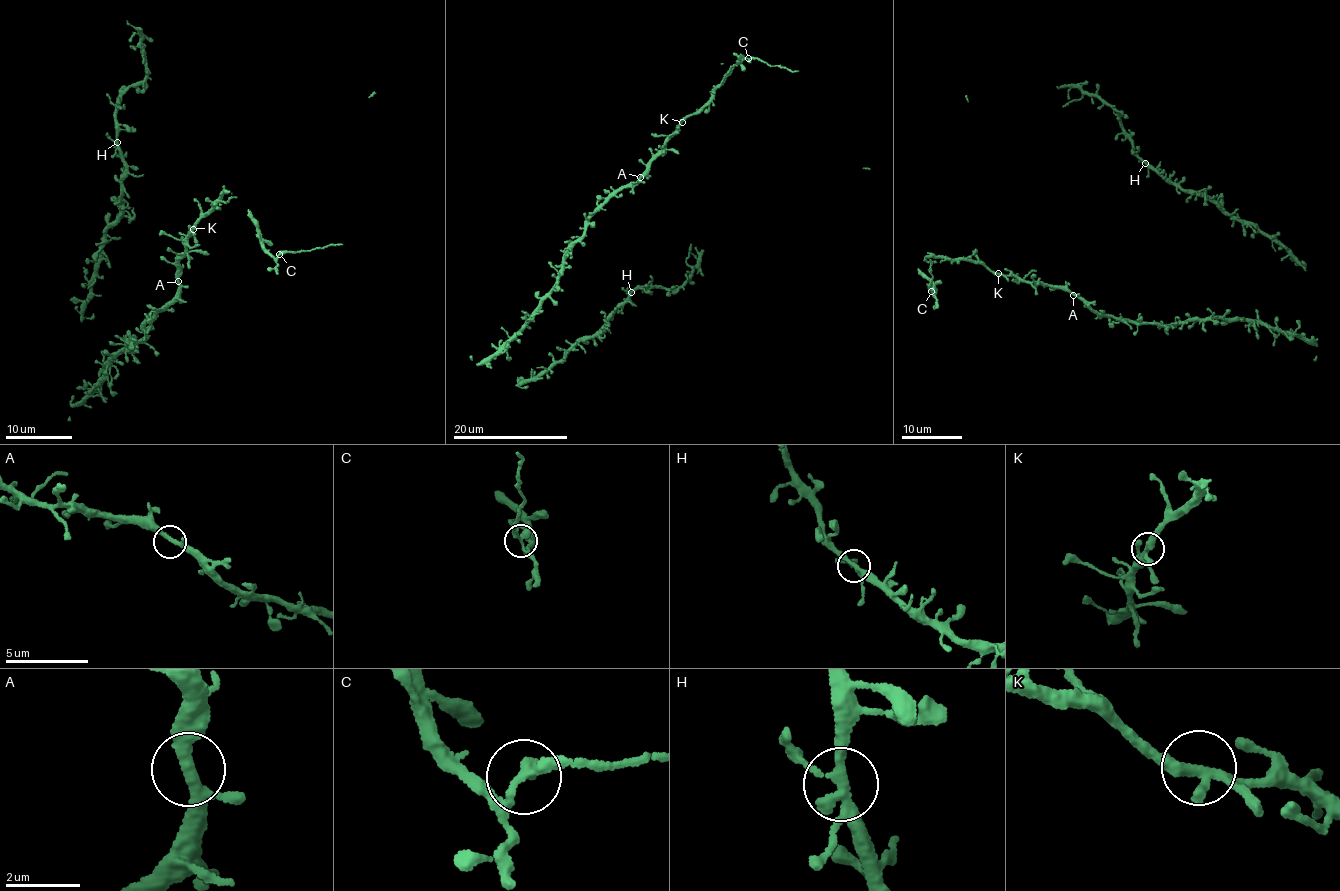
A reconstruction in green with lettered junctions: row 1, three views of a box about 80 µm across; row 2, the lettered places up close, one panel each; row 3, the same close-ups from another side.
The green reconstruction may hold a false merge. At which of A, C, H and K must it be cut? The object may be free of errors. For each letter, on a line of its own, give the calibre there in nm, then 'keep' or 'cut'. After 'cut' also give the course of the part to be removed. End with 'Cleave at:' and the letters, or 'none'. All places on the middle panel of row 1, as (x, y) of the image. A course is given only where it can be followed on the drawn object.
A: 300 nm | keep
C: 280 nm | cut | (748, 59), (756, 57), (771, 66), (779, 65), (798, 71)
H: 260 nm | keep
K: 280 nm | keep
Cleave at: C

